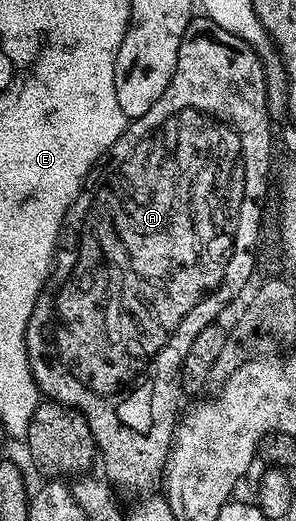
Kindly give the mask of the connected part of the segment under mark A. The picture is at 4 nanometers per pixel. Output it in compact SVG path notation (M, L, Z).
M194 18L190 20L183 34L179 58L175 62L175 74L167 90L159 94L159 102L155 102L155 106L151 106L147 114L128 125L127 136L133 141L126 146L125 153L120 156L117 150L106 152L95 168L96 176L98 175L97 185L94 188L82 187L76 202L69 205L59 247L53 257L49 281L39 294L35 310L31 310L31 318L27 322L25 345L29 359L28 372L35 378L37 391L42 397L83 414L87 426L91 426L100 459L105 459L104 475L118 489L145 492L156 484L158 487L169 462L175 429L179 423L177 399L182 399L183 396L183 358L187 350L191 350L195 334L199 334L203 326L214 323L220 317L217 315L244 290L245 283L253 276L253 267L257 264L257 243L261 240L261 199L269 192L269 171L273 168L273 127L275 124L269 115L267 102L265 68L261 65L255 49L247 46L243 38L235 38L235 34L227 34L227 30L219 26Z

